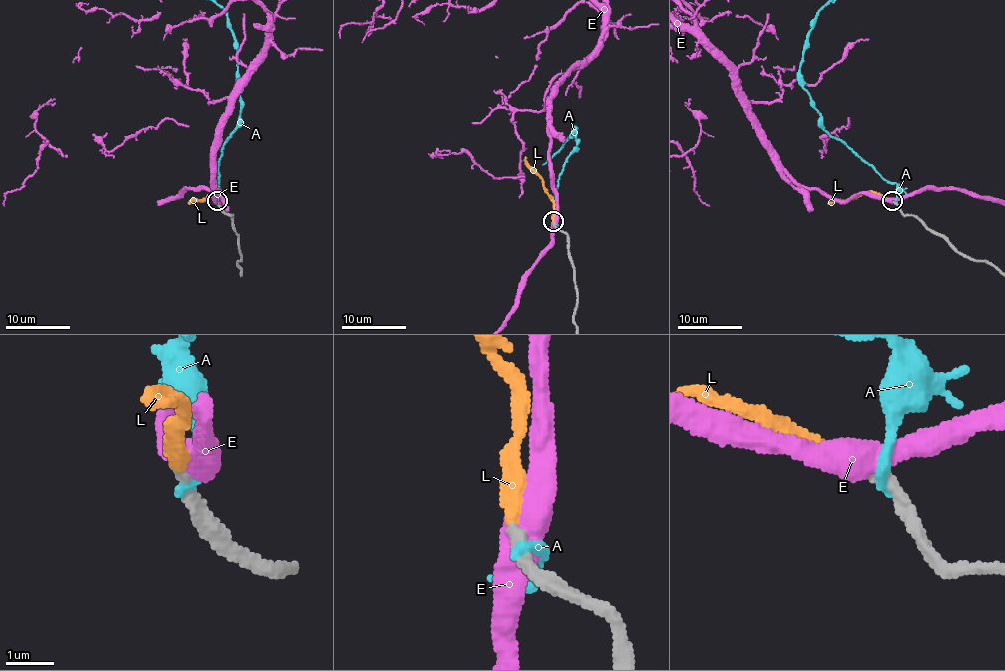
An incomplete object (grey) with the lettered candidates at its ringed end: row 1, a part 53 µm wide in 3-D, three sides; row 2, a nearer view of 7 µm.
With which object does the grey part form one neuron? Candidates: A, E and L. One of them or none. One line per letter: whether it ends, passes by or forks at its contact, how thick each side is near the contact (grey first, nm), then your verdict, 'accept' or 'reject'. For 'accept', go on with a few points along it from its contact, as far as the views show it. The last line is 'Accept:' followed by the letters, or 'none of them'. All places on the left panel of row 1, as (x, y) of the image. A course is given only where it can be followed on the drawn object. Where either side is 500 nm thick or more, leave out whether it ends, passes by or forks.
A: it ends | 340/240 nm | reject
E: 280/550 nm | reject
L: it ends | 240/240 nm | accept
Accept: L

